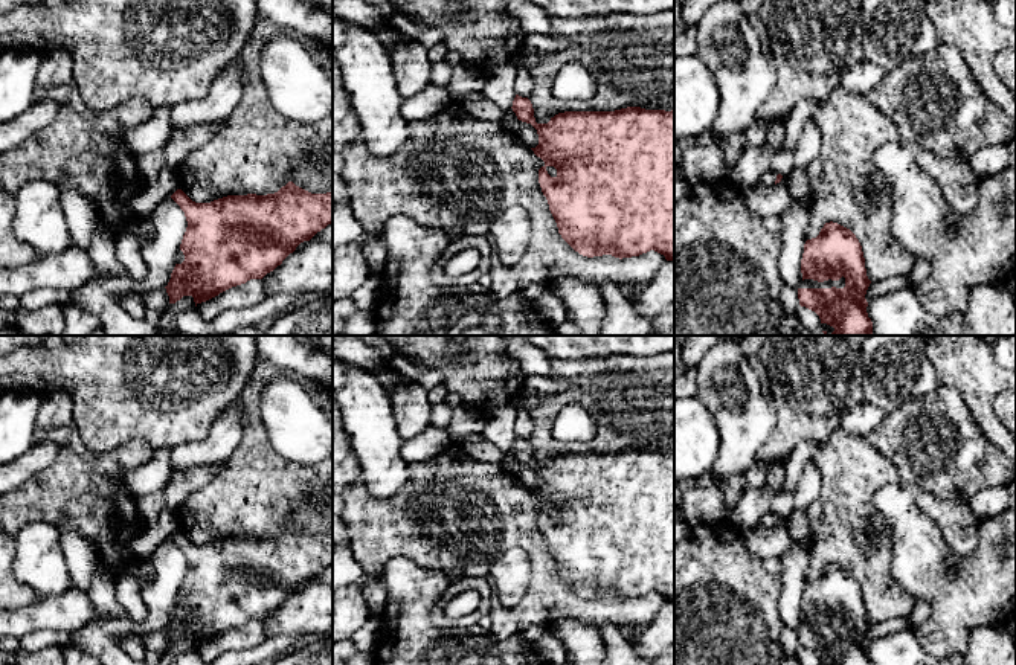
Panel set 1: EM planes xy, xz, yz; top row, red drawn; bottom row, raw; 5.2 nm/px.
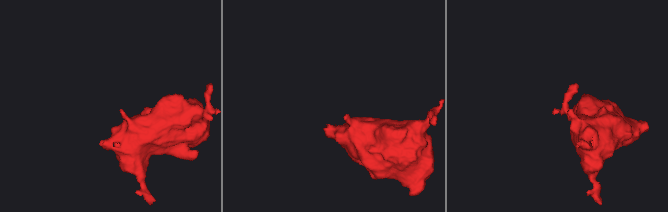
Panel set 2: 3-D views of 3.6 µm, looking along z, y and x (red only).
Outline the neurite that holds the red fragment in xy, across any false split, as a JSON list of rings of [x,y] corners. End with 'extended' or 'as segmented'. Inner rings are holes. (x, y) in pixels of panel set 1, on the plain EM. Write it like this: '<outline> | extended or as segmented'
[[[293,523],[267,537],[227,537],[211,545],[195,545],[177,531],[171,540],[185,554],[188,569],[180,586],[185,602],[175,606],[165,628],[169,645],[192,638],[197,648],[232,628],[262,621],[301,584],[333,566],[333,532],[311,535]]] | as segmented

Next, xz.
[[[516,436],[511,450],[519,462],[531,465],[537,471],[539,487],[531,491],[545,503],[539,511],[539,525],[557,564],[558,575],[575,593],[587,599],[612,596],[622,601],[654,592],[664,596],[667,602],[674,602],[674,451],[627,448],[615,453],[564,453],[551,459],[548,465],[537,465],[528,439]]] | as segmented

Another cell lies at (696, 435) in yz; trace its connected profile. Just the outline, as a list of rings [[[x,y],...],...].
[[[674,398],[674,483],[711,473],[720,436],[712,413],[696,398]]]

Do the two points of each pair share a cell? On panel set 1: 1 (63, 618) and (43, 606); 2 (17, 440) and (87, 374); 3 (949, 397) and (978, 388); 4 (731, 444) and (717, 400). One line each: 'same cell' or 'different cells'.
1: same cell
2: different cells
3: different cells
4: same cell

